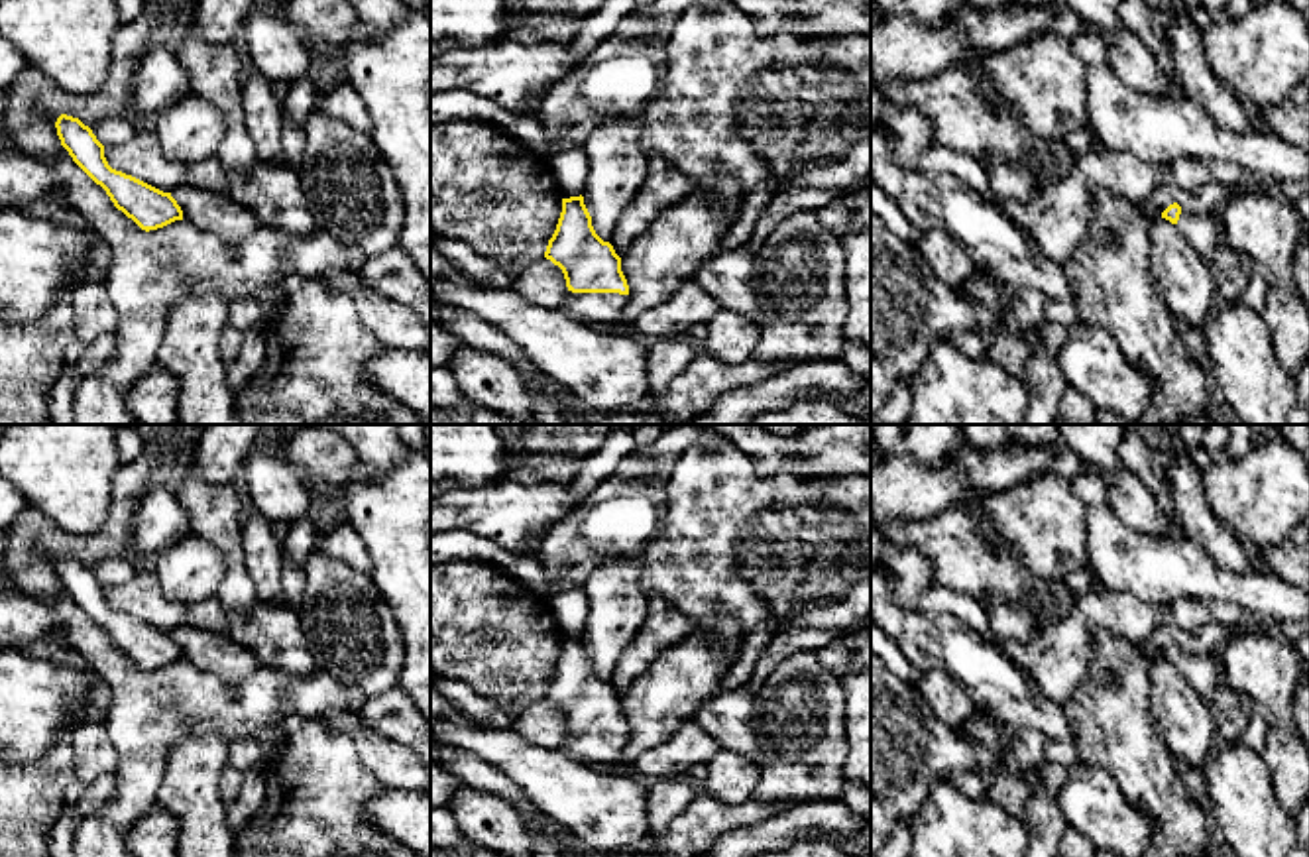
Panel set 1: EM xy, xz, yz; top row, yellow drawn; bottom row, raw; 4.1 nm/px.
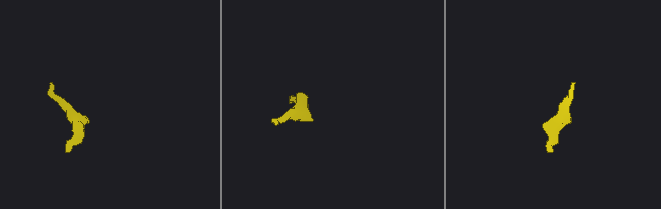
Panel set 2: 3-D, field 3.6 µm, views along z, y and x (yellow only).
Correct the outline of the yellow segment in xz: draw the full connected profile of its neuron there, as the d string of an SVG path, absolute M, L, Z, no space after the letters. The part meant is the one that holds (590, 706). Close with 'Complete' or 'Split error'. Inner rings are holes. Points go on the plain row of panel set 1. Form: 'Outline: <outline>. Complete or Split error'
Outline: M582 635L562 639L562 653L544 698L564 714L568 757L598 767L621 767L629 741L621 698L596 674Z. Split error

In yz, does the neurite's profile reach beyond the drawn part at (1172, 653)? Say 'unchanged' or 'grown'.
grown

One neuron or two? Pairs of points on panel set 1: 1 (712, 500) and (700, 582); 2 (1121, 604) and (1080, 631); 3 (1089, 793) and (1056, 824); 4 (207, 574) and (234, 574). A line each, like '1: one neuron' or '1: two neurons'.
1: one neuron
2: one neuron
3: two neurons
4: two neurons

